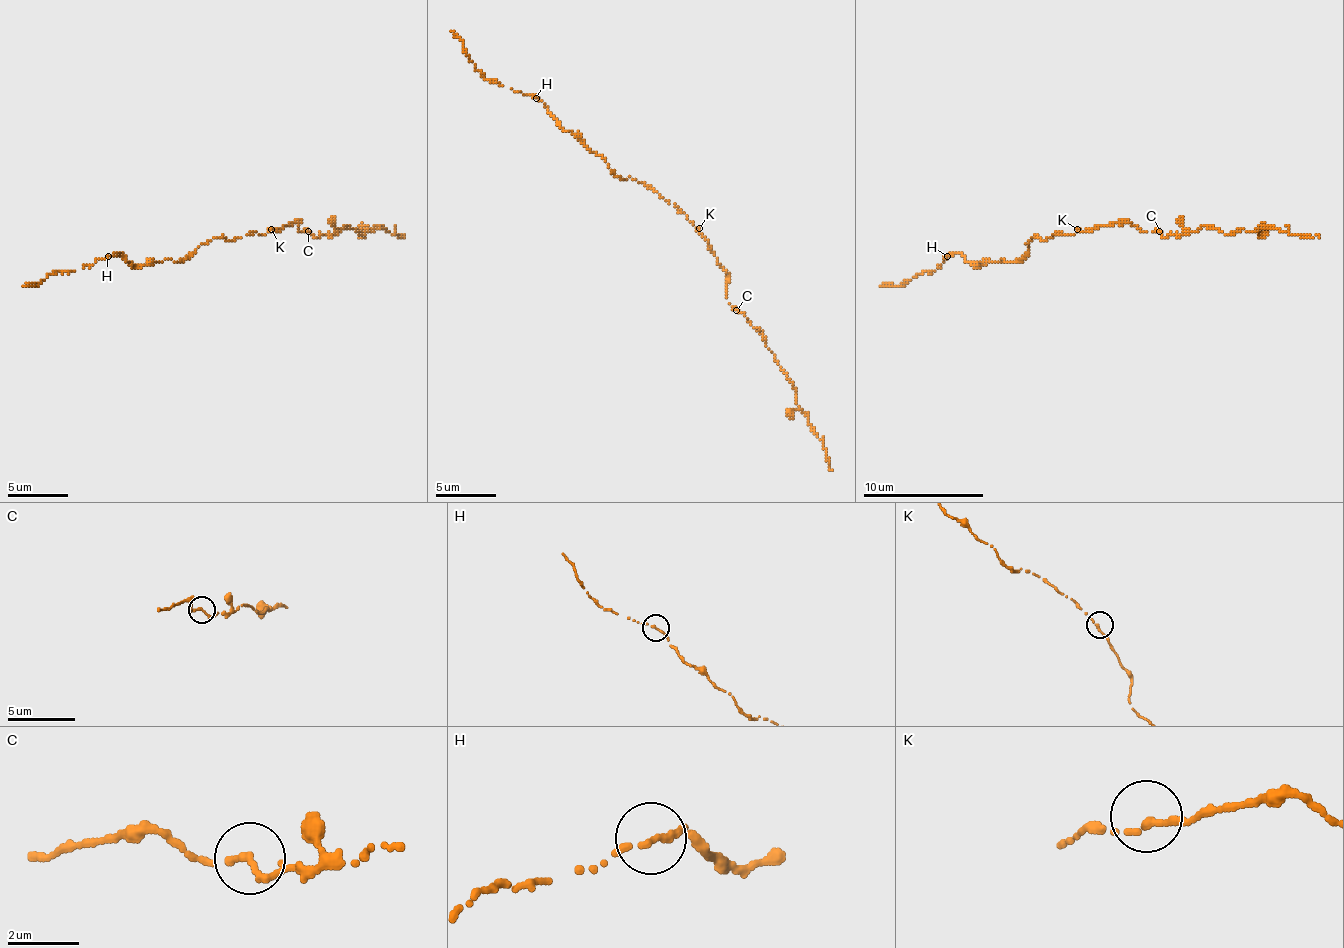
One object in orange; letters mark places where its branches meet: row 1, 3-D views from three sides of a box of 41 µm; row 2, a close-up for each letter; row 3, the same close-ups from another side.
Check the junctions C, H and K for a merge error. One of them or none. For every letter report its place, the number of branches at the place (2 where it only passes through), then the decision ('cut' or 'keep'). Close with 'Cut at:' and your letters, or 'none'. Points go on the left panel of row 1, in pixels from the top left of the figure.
C: (308, 231) | 2 | keep
H: (108, 256) | 2 | keep
K: (271, 229) | 2 | keep
Cut at: none

